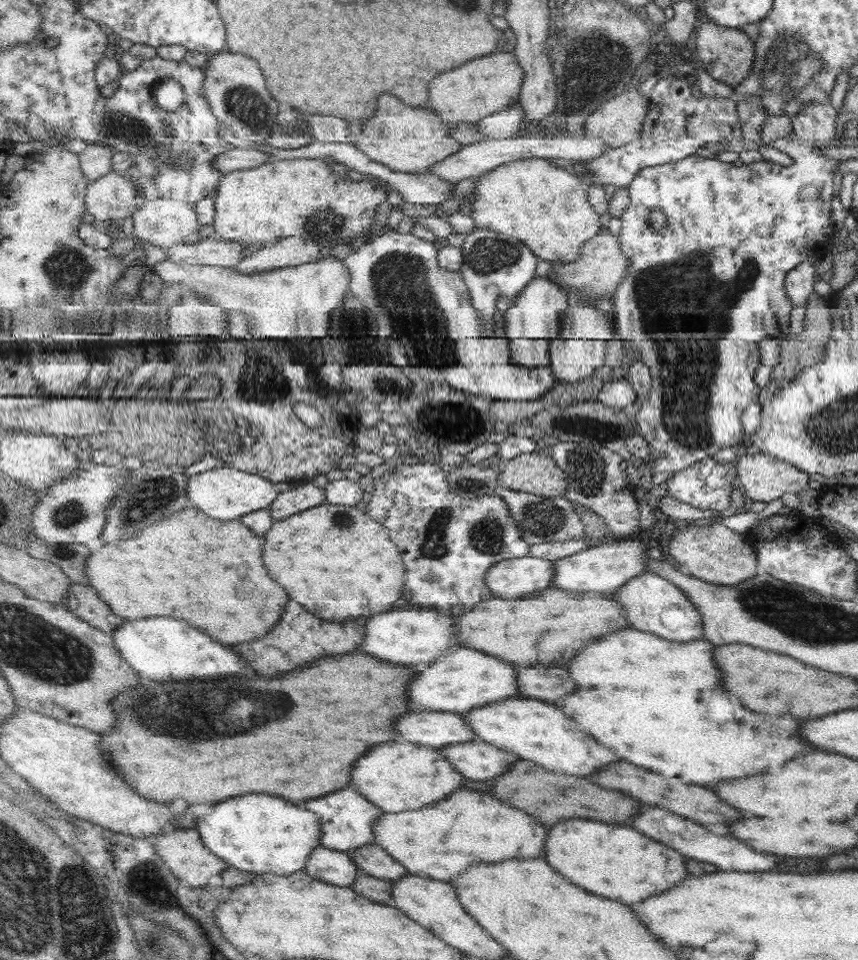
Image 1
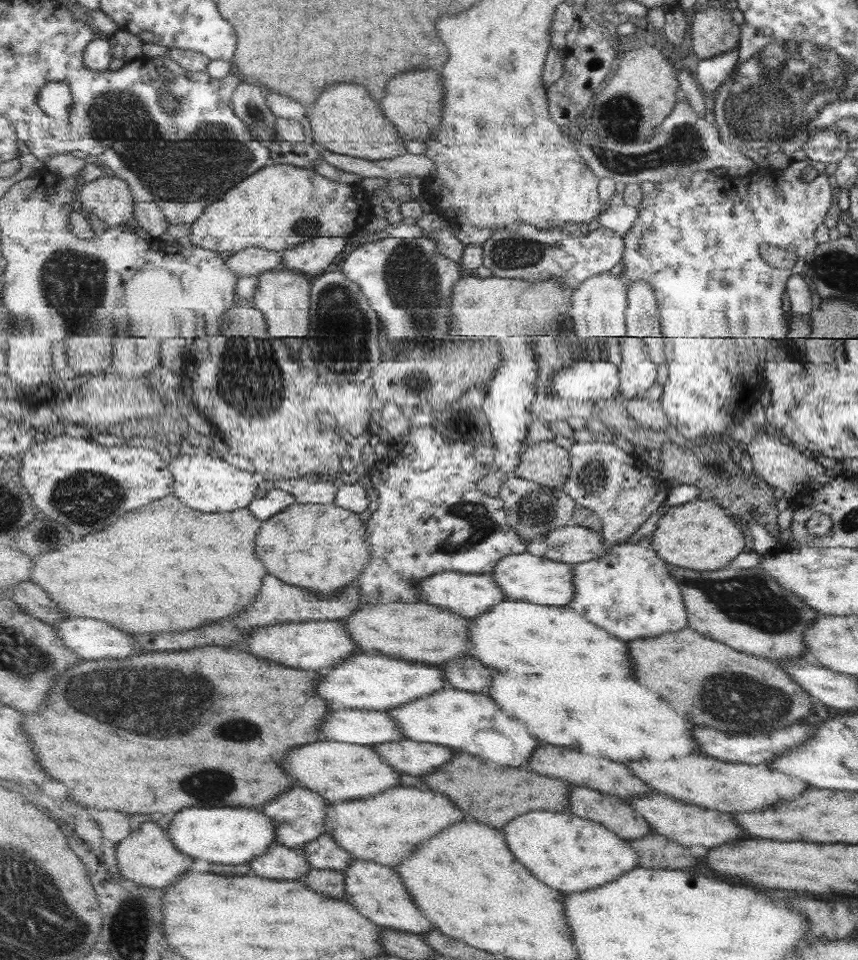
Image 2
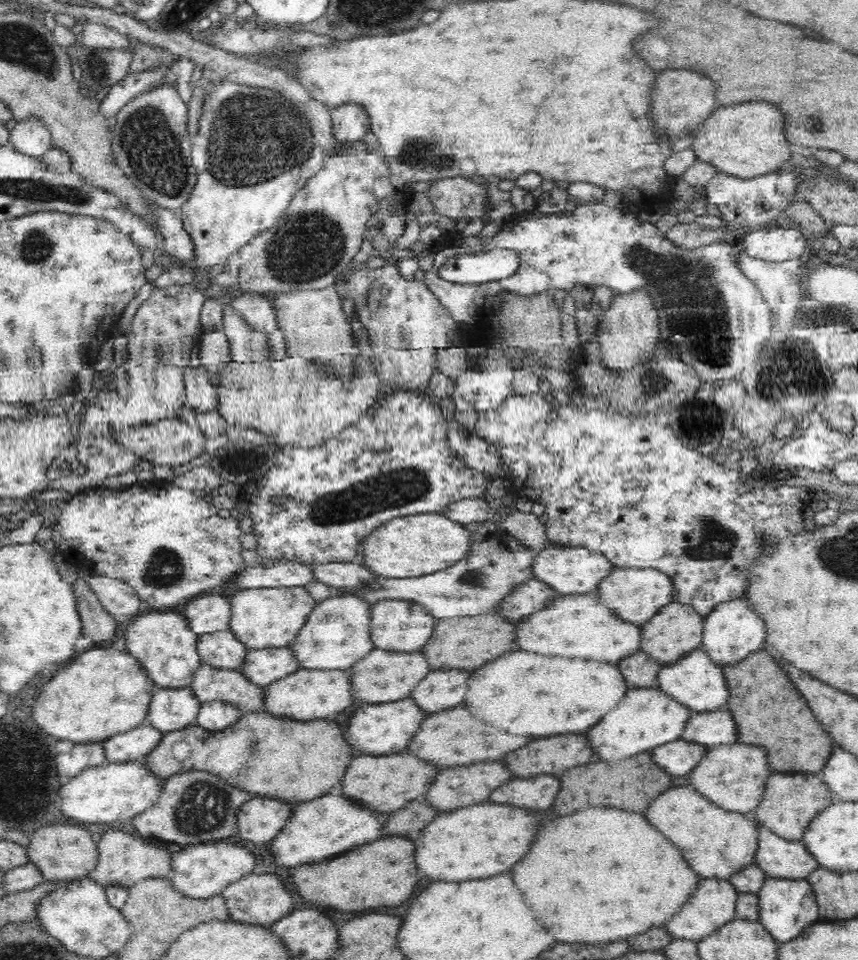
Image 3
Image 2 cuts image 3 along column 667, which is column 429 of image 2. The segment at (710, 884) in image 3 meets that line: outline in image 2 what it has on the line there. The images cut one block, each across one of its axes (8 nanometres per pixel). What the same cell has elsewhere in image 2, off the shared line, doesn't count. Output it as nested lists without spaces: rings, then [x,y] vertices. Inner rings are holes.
[[[356,859],[356,862],[352,863],[352,866],[344,872],[346,882],[348,882],[347,895],[344,899],[376,924],[419,935],[436,929],[436,926],[432,926],[432,922],[424,916],[426,913],[423,912],[423,909],[416,904],[415,897],[406,888],[407,884],[404,884],[404,878],[400,876],[400,872],[396,868],[376,861]]]

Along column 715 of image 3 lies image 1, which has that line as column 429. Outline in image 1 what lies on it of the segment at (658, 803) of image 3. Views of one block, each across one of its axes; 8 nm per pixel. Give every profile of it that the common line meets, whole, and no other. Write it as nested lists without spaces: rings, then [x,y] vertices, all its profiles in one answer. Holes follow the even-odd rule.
[[[466,787],[460,788],[456,794],[450,795],[447,799],[416,810],[416,812],[412,810],[412,812],[384,813],[379,822],[376,822],[375,832],[379,837],[377,844],[387,849],[392,856],[396,857],[396,860],[400,860],[412,874],[448,882],[452,882],[454,878],[460,878],[460,874],[472,864],[498,862],[506,858],[545,857],[548,852],[544,850],[548,830],[538,820],[534,820],[530,814],[518,808],[504,804],[502,800],[494,796],[486,796],[482,792],[468,790]]]

